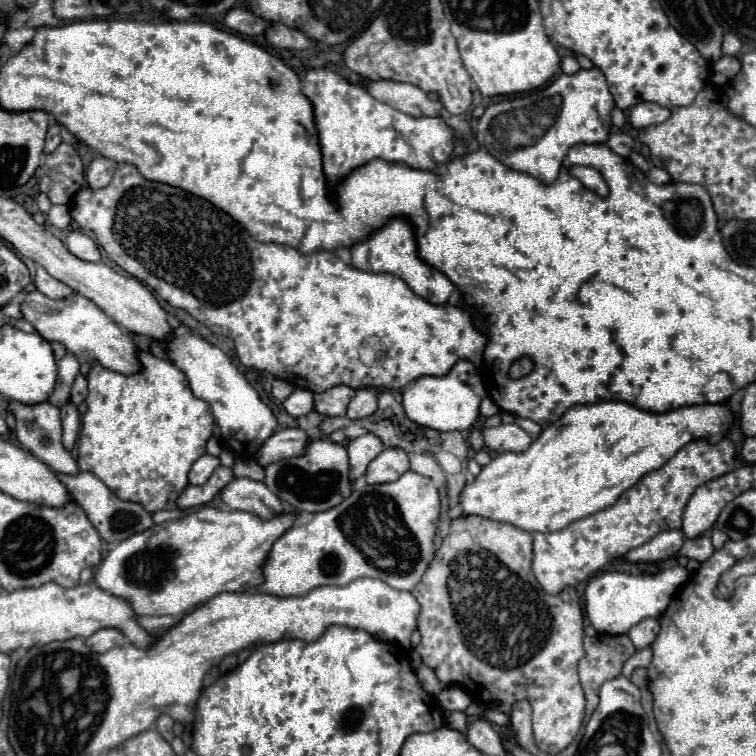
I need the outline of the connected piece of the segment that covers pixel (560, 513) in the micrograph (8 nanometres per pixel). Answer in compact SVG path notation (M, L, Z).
M625 402L573 406L561 420L549 424L525 452L501 452L485 464L479 476L471 484L465 484L459 494L461 514L499 518L499 522L513 524L525 532L557 532L575 520L613 506L627 488L637 484L647 472L661 468L687 442L697 438L719 442L725 436L731 418L733 414L725 404L701 404L663 414L651 414Z

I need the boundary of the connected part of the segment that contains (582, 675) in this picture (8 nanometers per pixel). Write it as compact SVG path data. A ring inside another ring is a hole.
M627 634L585 636L585 658L579 662L579 680L585 690L587 716L593 714L593 708L597 708L601 684L619 676L631 654L635 654L635 648Z

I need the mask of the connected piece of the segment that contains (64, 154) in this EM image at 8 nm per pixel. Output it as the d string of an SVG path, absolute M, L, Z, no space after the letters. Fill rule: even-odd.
M59 144L59 148L45 158L39 190L47 194L53 204L67 204L83 186L83 180L83 162L77 150L71 144Z

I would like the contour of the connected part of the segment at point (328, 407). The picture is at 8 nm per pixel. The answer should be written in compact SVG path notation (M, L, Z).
M337 386L329 392L315 394L315 410L325 416L345 416L349 400L355 396L355 390L349 386Z

